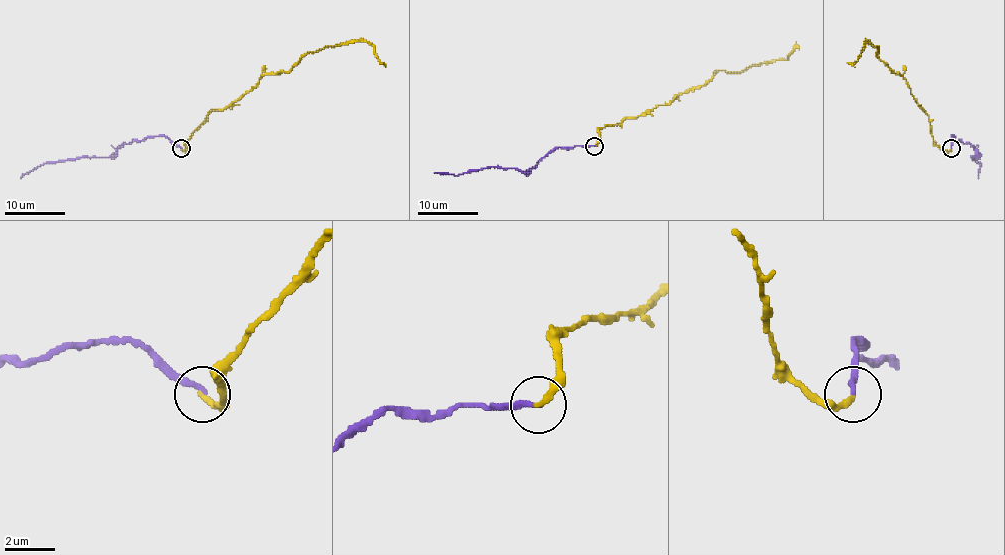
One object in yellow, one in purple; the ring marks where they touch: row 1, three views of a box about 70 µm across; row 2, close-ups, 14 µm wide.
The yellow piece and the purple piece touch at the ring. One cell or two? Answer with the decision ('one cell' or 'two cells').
one cell

